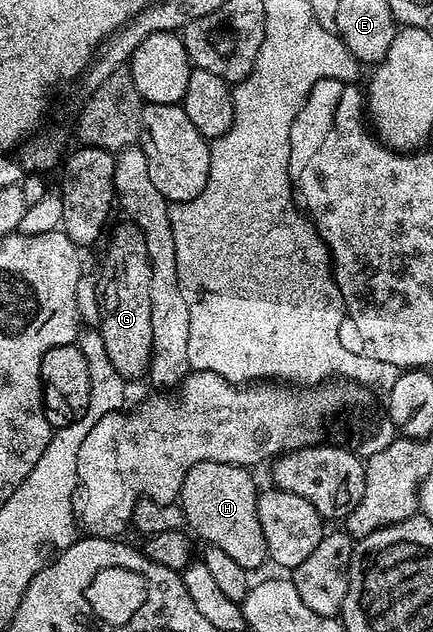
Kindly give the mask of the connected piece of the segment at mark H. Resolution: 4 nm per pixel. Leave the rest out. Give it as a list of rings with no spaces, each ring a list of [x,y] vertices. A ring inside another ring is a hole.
[[[199,463],[184,478],[178,500],[185,524],[208,539],[204,541],[211,546],[238,561],[249,573],[255,572],[255,567],[262,566],[268,559],[266,533],[262,533],[262,521],[258,521],[258,486],[251,473],[248,467],[236,467],[232,463]]]

